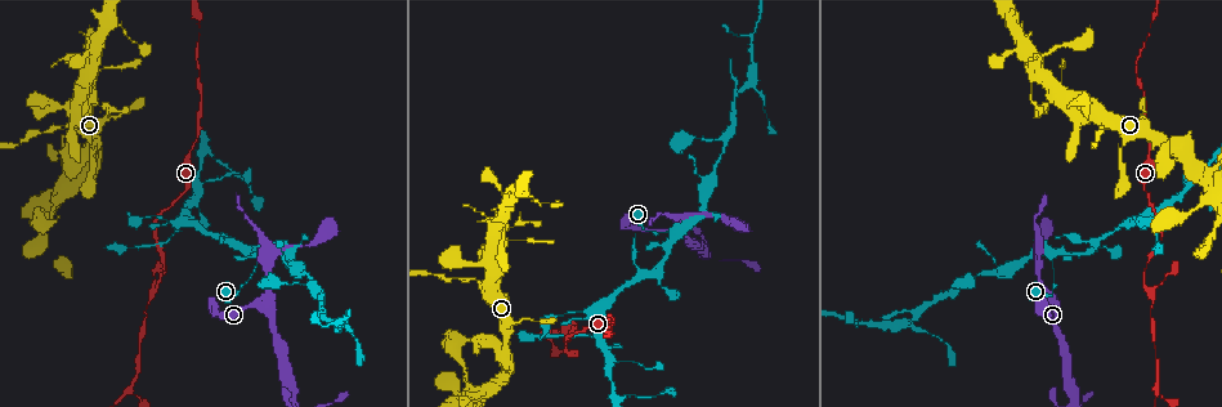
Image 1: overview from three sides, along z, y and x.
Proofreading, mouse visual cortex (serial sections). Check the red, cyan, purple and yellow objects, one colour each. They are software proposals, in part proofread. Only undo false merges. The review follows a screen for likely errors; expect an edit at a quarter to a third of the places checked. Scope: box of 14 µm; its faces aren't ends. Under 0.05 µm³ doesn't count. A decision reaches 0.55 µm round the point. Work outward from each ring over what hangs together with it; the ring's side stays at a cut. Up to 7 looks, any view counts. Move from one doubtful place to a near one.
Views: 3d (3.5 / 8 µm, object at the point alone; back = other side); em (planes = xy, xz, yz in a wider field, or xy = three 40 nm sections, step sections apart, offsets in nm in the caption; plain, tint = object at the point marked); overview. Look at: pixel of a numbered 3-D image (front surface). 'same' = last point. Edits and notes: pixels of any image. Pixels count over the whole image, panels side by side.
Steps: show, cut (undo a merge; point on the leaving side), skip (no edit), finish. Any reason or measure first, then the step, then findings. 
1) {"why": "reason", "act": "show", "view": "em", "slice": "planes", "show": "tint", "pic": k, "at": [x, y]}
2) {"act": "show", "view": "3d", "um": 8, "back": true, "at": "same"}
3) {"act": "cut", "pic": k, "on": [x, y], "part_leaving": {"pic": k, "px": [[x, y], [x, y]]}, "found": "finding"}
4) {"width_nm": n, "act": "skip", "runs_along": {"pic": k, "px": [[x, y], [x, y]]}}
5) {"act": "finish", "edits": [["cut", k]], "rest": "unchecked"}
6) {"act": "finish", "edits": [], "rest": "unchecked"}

{"act": "show", "view": "3d", "um": 3.5, "back": true, "pic": 1, "at": [675, 231]}

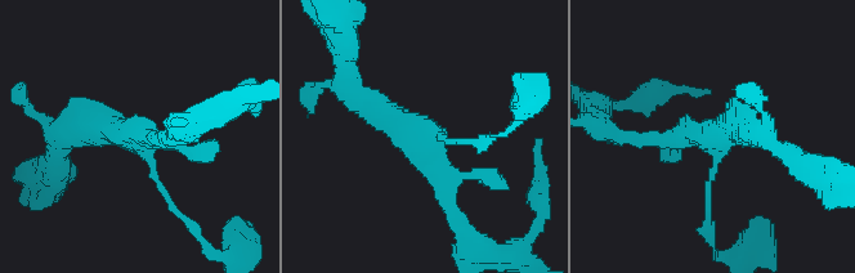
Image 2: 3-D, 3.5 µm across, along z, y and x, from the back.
{"act": "show", "view": "em", "slice": "planes", "show": "tint", "pic": 2, "at": [426, 140]}

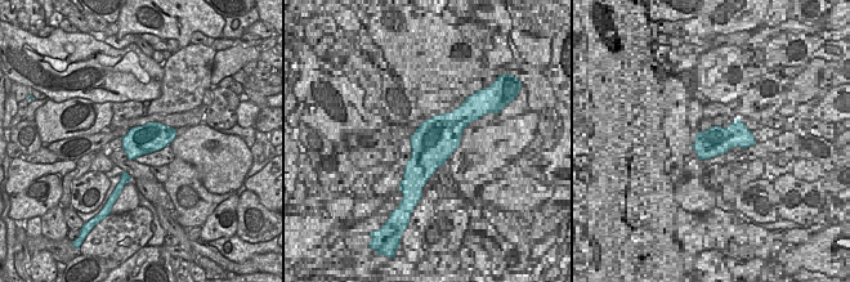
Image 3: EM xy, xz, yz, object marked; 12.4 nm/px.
{"act": "skip", "runs_along": {"pic": 2, "px": [[178, 209], [138, 138], [67, 134]]}, "found": "continuous, no second cell"}

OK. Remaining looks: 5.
{"why": "sharp bend", "act": "show", "view": "3d", "um": 8, "pic": 1, "at": [597, 335]}

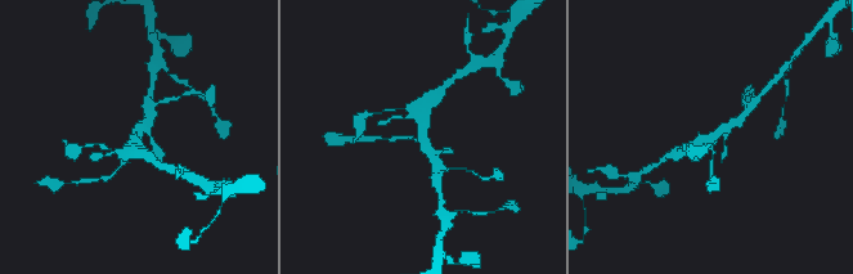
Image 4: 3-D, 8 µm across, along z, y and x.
{"act": "show", "view": "3d", "um": 3.5, "pic": 4, "at": [135, 138]}

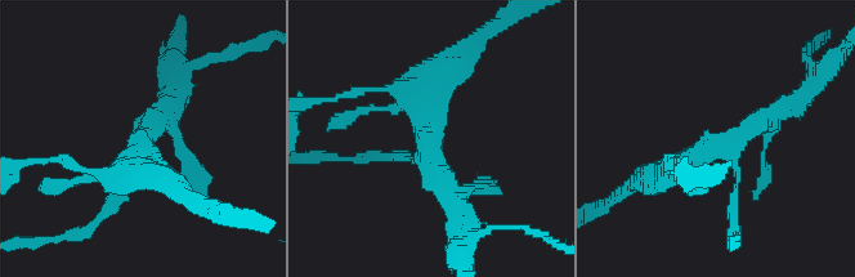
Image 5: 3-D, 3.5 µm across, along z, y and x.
{"act": "show", "view": "em", "slice": "planes", "show": "tint", "pic": 5, "at": [722, 144]}

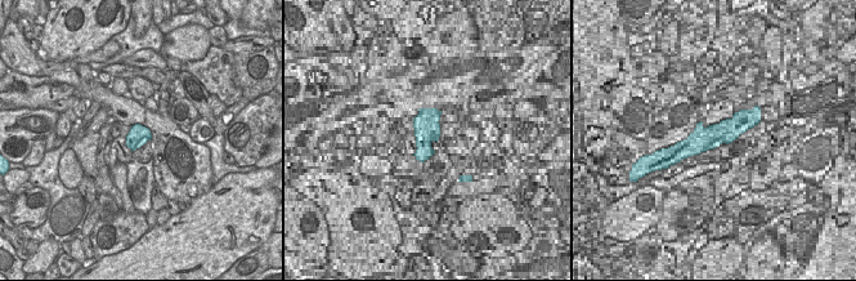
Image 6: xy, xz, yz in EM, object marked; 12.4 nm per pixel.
{"arm_widths_nm": [150, 250, 300], "act": "skip", "found": "continuous, no second cell"}

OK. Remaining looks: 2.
{"why": "three arms meet", "act": "show", "view": "3d", "um": 3.5, "pic": 1, "at": [153, 289]}

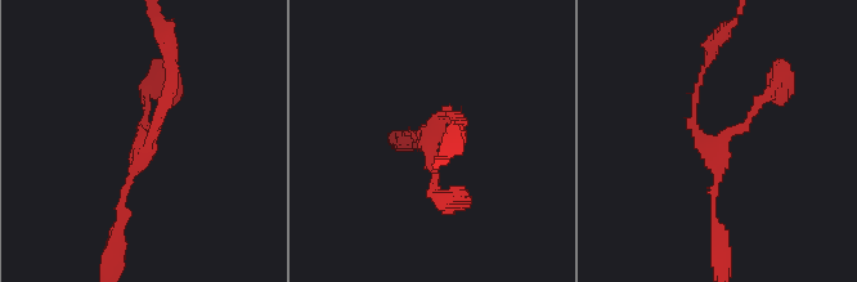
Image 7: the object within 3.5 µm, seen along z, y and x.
{"why": "now the EM", "act": "show", "view": "em", "slice": "xy", "step": 1, "show": "tint", "pic": 7, "at": [710, 148]}

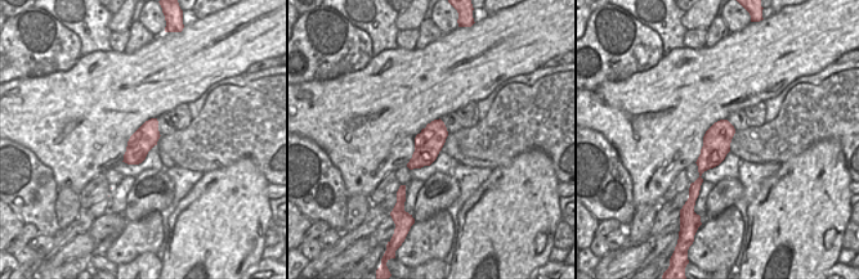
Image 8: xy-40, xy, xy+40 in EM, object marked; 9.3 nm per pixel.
{"arms": 3, "act": "skip", "runs_along": {"pic": 7, "px": [[171, 72], [166, 112], [124, 187], [120, 227]]}, "found": "continuous, no second cell"}

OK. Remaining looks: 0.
{"act": "finish", "edits": [], "rest": "unchecked"}

